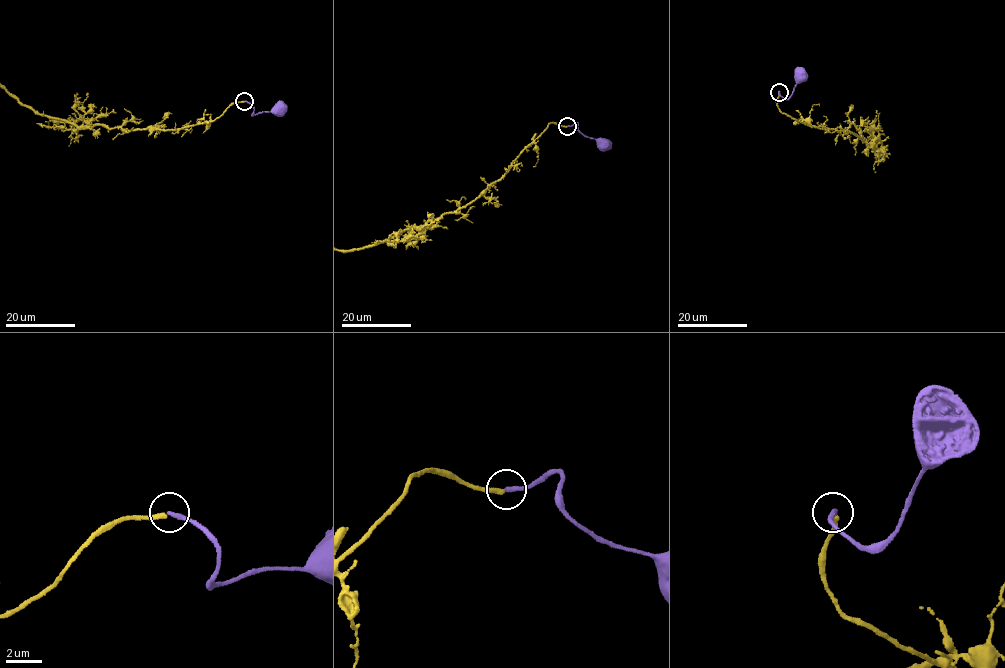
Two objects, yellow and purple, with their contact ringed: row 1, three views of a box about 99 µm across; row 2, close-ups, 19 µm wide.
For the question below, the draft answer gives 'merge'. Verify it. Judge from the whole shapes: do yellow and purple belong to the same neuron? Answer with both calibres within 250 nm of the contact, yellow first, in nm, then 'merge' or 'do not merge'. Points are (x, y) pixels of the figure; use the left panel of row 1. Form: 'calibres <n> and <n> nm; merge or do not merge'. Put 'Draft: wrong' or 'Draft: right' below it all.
calibres 260 and 260 nm; do not merge
Draft: wrong

